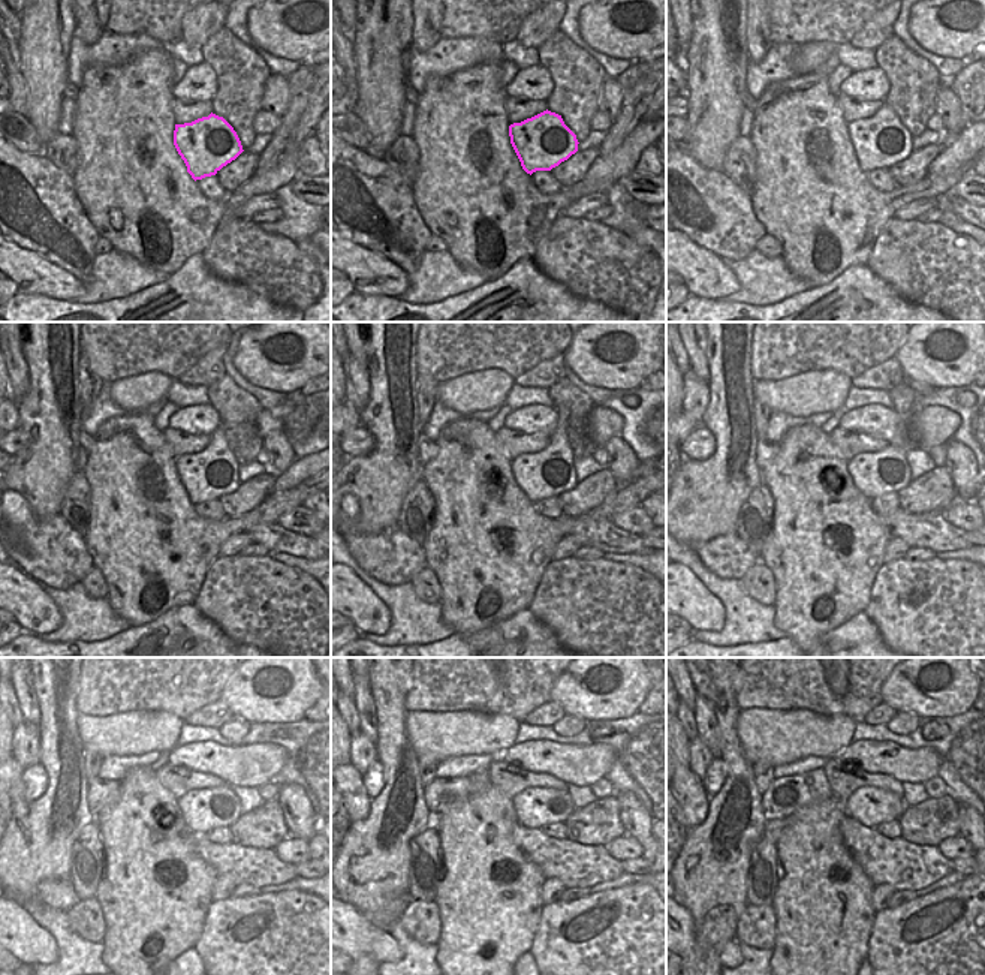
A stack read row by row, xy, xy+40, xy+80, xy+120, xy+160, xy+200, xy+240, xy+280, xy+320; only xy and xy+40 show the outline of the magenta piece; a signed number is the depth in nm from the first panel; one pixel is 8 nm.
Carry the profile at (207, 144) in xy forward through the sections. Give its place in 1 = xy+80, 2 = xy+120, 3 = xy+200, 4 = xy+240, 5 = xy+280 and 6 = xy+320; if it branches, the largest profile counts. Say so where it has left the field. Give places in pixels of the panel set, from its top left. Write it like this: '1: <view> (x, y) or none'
1: xy+80 (880, 141)
2: xy+120 (208, 475)
3: xy+200 (874, 474)
4: xy+240 (202, 811)
5: xy+280 (536, 808)
6: xy+320 (870, 806)

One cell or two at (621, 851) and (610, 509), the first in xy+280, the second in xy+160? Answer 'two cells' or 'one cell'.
two cells

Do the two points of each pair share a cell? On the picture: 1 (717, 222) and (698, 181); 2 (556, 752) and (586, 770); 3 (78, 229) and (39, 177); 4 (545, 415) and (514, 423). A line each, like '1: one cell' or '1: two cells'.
1: one cell
2: one cell
3: one cell
4: one cell

